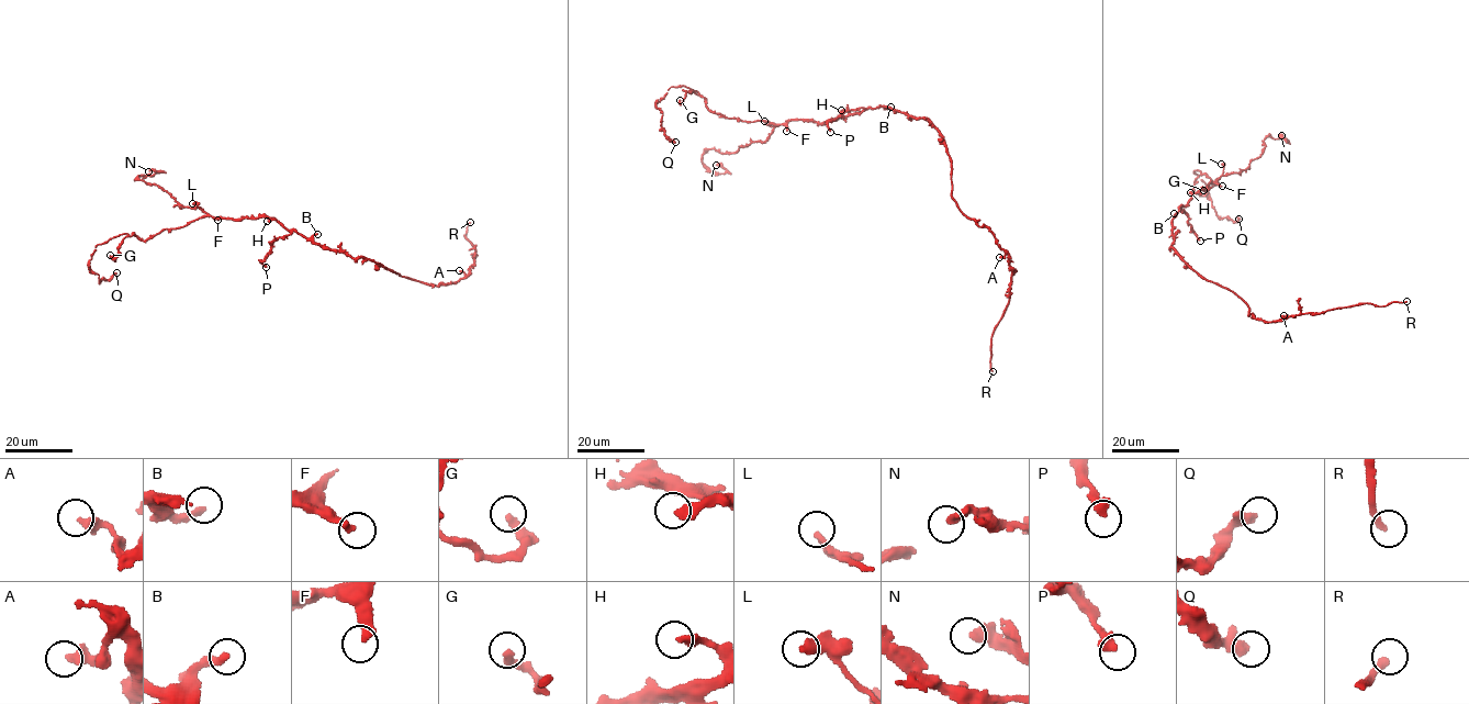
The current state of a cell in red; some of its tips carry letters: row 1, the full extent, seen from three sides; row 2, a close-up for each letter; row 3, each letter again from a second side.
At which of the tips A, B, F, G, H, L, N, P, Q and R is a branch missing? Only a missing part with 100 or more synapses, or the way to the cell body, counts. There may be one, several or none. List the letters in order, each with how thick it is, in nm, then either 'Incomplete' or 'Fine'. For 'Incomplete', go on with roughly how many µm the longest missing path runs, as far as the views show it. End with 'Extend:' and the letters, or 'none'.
A: Thickness 440 nm. Fine
B: Thickness 260 nm. Fine
F: Thickness 320 nm. Fine
G: Thickness 360 nm. Fine
H: Thickness 400 nm. Fine
L: Thickness 320 nm. Fine
N: Thickness 360 nm. Fine
P: Thickness 440 nm. Fine
Q: Thickness 440 nm. Fine
R: Thickness 240 nm. Incomplete. Missing length about 170 µm
Extend: R

